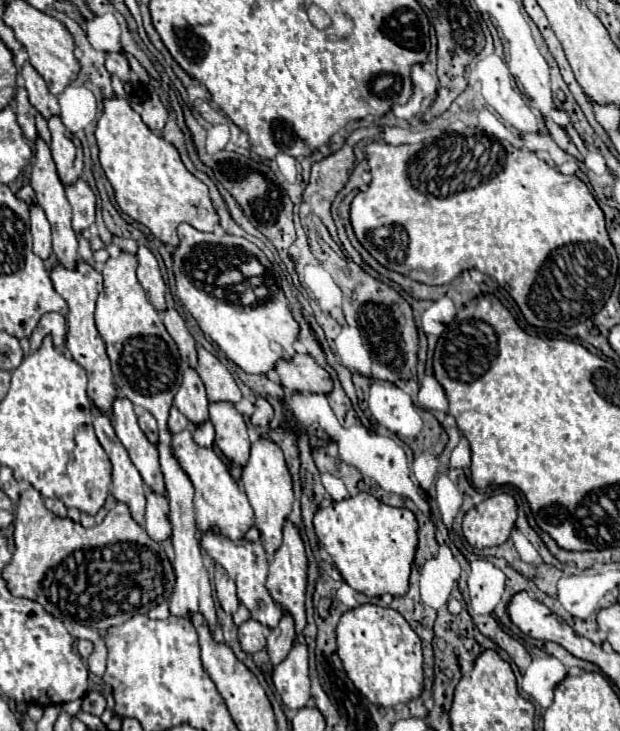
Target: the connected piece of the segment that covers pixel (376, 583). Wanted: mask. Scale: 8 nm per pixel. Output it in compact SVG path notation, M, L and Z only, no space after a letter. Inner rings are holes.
M367 492L333 502L317 510L315 534L319 544L331 554L343 580L365 596L405 596L409 590L409 574L417 550L417 520L407 508L389 506Z

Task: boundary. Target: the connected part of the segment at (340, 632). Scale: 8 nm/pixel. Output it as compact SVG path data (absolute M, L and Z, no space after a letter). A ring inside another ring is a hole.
M363 604L347 610L337 626L337 654L357 690L377 706L389 708L411 702L423 692L421 640L405 618L391 608Z

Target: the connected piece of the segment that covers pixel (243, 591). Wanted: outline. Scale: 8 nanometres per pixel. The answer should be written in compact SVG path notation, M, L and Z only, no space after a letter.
M213 530L203 532L201 536L201 548L215 560L215 564L223 566L229 574L229 578L235 580L237 584L237 596L241 598L241 602L251 610L251 618L259 620L261 624L267 624L269 628L275 628L277 622L283 616L281 606L273 600L273 596L269 594L269 590L265 588L265 578L267 578L267 554L263 550L261 544L257 542L233 542L223 534L217 534Z

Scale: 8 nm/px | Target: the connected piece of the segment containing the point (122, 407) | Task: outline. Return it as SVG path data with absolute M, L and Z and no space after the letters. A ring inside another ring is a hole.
M117 396L113 400L113 426L115 426L117 438L127 448L127 452L129 452L133 464L137 466L137 470L141 472L145 484L151 490L165 494L157 446L147 440L147 436L143 434L143 430L137 424L137 414L135 414L133 404L123 396Z

